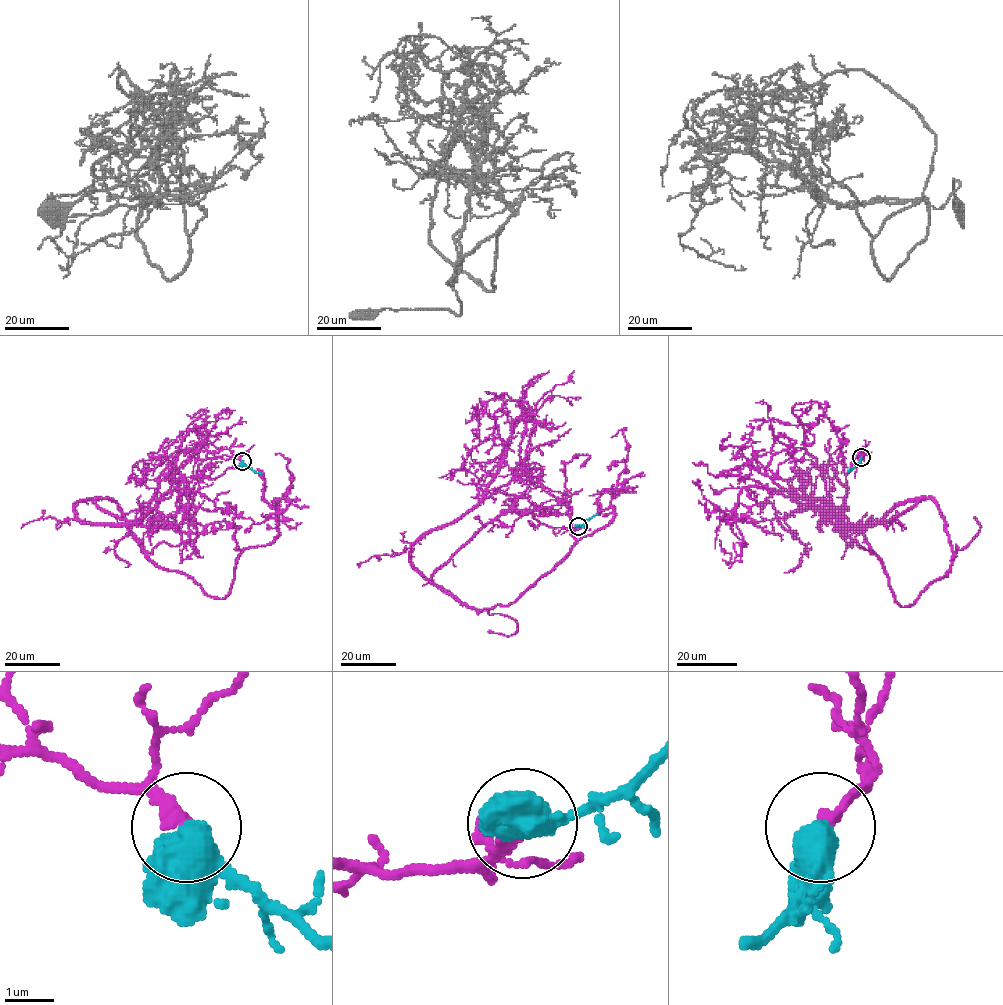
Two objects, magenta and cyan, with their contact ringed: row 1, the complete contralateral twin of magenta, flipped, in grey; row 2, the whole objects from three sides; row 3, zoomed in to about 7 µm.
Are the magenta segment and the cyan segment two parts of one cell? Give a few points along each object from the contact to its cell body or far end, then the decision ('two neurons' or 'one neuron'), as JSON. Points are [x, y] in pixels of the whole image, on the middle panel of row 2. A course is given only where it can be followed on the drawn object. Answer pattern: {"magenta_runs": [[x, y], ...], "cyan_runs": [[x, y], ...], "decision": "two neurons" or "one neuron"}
{"magenta_runs": [[577, 526], [508, 511], [571, 512], [522, 469], [525, 410], [509, 444], [482, 442], [450, 473], [462, 455]], "cyan_runs": [[577, 526], [597, 514]], "decision": "one neuron"}

